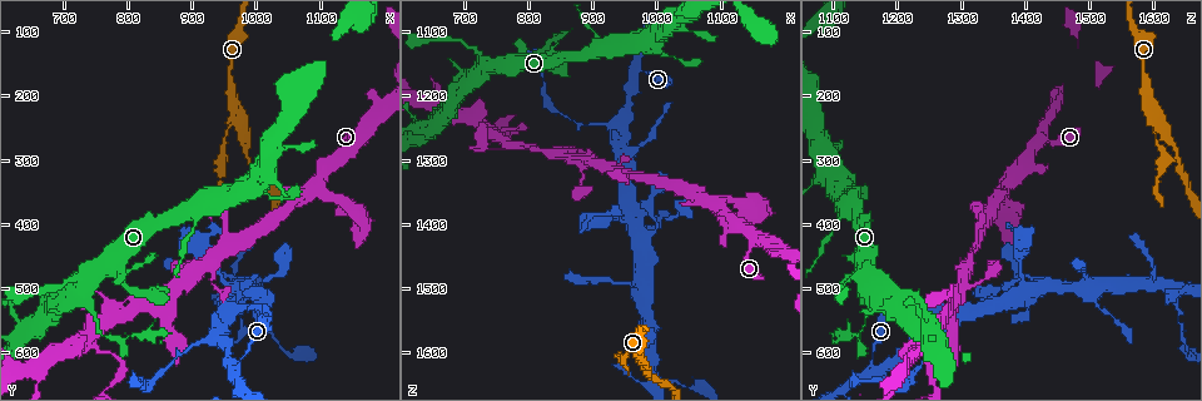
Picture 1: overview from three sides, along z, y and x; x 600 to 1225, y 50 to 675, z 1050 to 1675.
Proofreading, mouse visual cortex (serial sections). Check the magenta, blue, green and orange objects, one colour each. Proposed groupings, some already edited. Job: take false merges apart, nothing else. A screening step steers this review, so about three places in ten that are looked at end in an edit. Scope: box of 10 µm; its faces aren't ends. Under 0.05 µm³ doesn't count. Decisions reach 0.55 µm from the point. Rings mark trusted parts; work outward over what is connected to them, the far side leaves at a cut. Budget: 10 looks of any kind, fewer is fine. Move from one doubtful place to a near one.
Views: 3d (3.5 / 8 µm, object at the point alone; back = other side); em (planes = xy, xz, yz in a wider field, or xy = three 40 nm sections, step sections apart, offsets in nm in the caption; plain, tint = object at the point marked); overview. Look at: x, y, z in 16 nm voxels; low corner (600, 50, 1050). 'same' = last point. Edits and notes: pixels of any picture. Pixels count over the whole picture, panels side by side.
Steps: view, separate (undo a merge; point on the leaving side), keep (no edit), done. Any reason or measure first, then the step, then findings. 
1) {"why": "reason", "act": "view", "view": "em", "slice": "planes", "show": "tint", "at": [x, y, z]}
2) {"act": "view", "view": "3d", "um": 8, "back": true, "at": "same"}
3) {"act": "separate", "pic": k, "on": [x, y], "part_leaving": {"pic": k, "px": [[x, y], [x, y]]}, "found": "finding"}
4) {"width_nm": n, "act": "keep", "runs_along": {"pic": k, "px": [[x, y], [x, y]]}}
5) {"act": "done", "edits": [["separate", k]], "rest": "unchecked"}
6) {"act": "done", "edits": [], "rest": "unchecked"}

{"why": "sharp bend", "act": "view", "view": "3d", "um": 3.5, "at": [855, 520, 1290]}

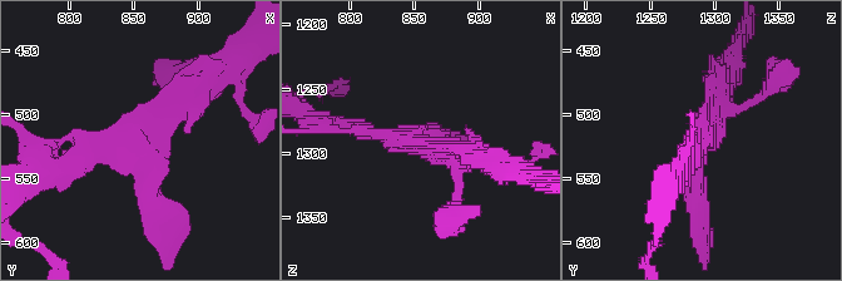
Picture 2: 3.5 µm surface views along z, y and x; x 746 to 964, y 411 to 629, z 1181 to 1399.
{"arms": 3, "arm_widths_nm": [200, 300, 300], "act": "view", "view": "em", "slice": "planes", "show": "tint", "at": [854, 522, 1292]}

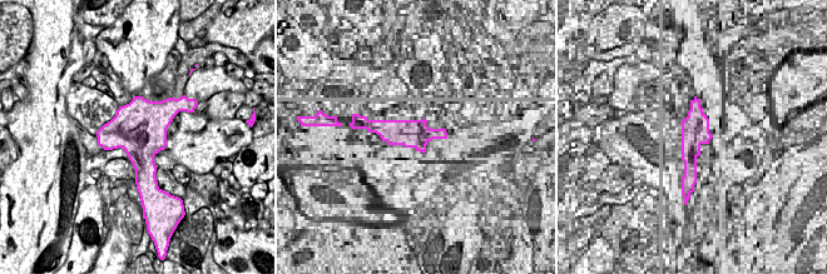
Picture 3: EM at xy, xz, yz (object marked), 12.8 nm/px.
{"act": "keep", "runs_along": {"pic": 2, "px": [[203, 85], [138, 139], [62, 162]]}, "found": "continuous, no second cell"}

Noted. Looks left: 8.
{"why": "branch point", "act": "view", "view": "em", "slice": "xy", "step": 1, "show": "tint", "at": [945, 585, 1250]}

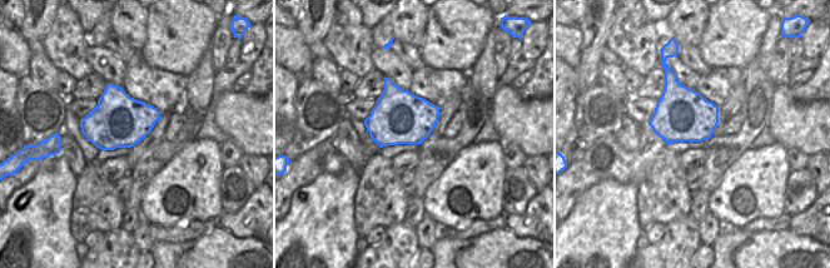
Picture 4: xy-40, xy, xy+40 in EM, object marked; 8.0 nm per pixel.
{"why": "see where the arms go", "act": "view", "view": "3d", "um": 3.5, "at": "same"}

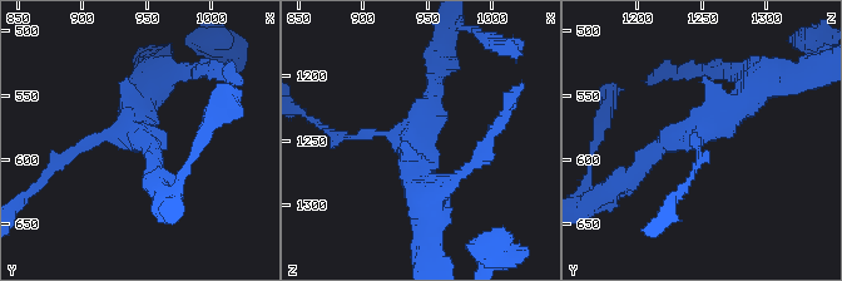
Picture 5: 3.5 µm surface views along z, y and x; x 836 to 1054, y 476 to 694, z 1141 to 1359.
{"width_nm": 420, "act": "keep", "runs_along": {"pic": 5, "px": [[632, 176], [761, 83]]}, "found": "one cell here"}

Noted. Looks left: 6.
{"why": "calibre changes", "act": "view", "view": "3d", "um": 3.5, "at": [765, 570, 1145]}

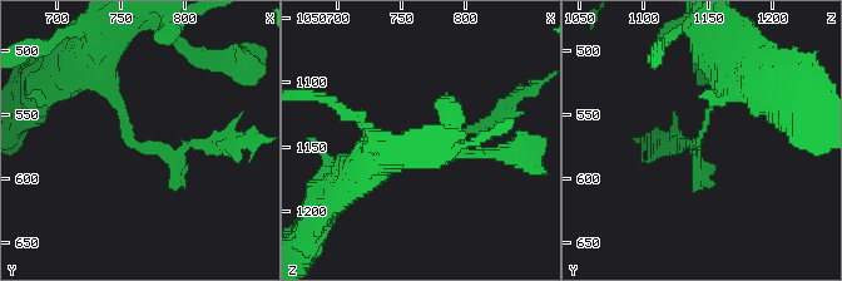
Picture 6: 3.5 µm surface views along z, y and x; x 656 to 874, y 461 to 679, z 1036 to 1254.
{"why": "now the EM", "act": "view", "view": "em", "slice": "xy", "step": 1, "show": "tint", "at": [768, 570, 1144]}

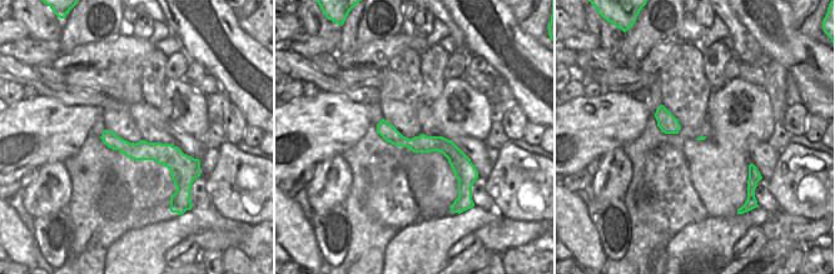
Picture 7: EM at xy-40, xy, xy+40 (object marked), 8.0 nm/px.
{"act": "keep", "runs_along": {"pic": 6, "px": [[380, 161], [495, 116]]}, "found": "all the same cell"}

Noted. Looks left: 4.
{"why": "sharp bend", "act": "view", "view": "3d", "um": 3.5, "at": [740, 570, 1255]}

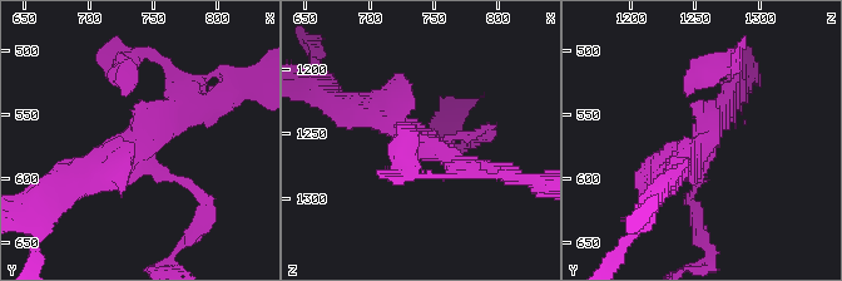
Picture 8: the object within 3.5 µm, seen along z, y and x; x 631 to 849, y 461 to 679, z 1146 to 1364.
{"arms": 3, "arm_widths_nm": [100, 200, 350], "why": "shape alone is not enough", "act": "view", "view": "em", "slice": "xy", "step": 5, "show": "tint", "at": [736, 576, 1254]}

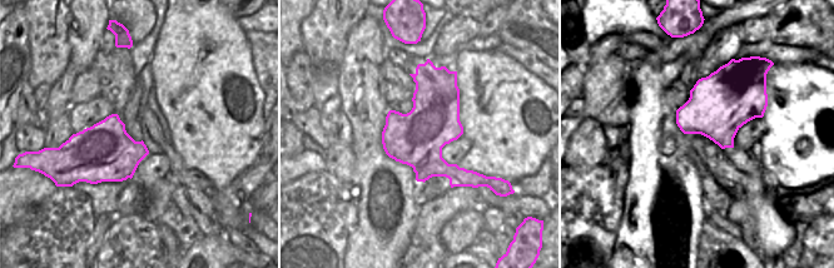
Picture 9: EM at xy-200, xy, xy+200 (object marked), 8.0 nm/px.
{"act": "keep", "found": "continuous, no second cell"}

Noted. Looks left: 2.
{"why": "four-way junction", "act": "view", "view": "3d", "um": 3.5, "at": [965, 505, 1400]}

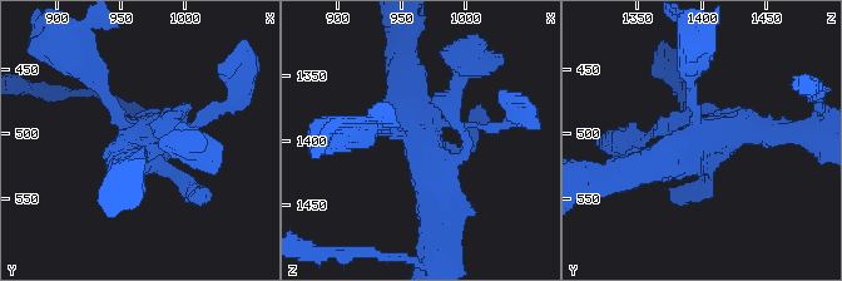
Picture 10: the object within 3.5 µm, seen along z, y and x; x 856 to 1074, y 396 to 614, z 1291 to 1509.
{"act": "view", "view": "em", "slice": "planes", "show": "tint", "at": [966, 508, 1398]}

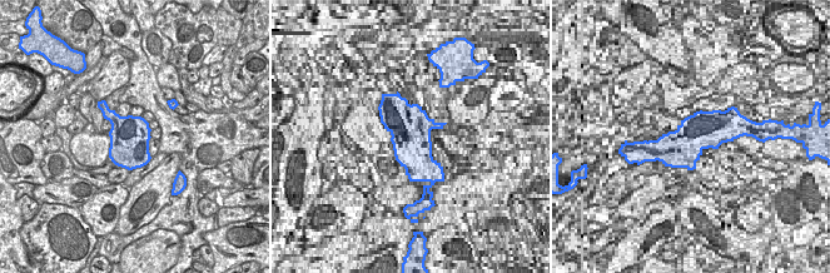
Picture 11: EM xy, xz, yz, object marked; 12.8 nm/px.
{"width_nm": 500, "act": "keep", "runs_along": {"pic": 10, "px": [[629, 171], [719, 132], [773, 132]]}, "found": "one cell here"}

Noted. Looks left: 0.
{"act": "done", "edits": [], "rest": "unchecked"}

